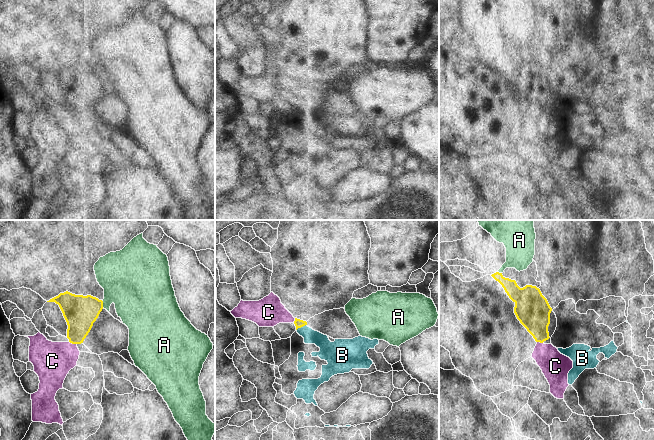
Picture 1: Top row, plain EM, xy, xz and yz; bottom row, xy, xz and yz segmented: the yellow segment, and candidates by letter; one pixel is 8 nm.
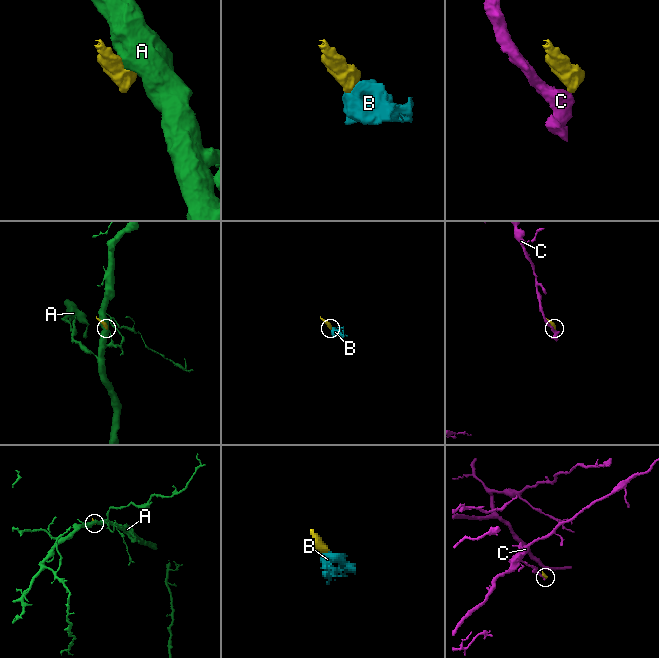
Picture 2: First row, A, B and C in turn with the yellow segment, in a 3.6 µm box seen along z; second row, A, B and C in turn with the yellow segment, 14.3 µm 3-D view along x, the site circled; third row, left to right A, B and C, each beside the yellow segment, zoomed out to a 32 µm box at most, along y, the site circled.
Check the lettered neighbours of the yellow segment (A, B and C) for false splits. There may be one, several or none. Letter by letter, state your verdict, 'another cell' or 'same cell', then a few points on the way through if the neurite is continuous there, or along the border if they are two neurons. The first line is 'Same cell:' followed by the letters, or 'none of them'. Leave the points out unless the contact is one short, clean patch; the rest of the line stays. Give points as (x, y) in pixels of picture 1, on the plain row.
Same cell: B
A: another cell
B: same cell; way xz (298, 99), (301, 102), (310, 112)
C: another cell; border xy (69, 117), (76, 120)

